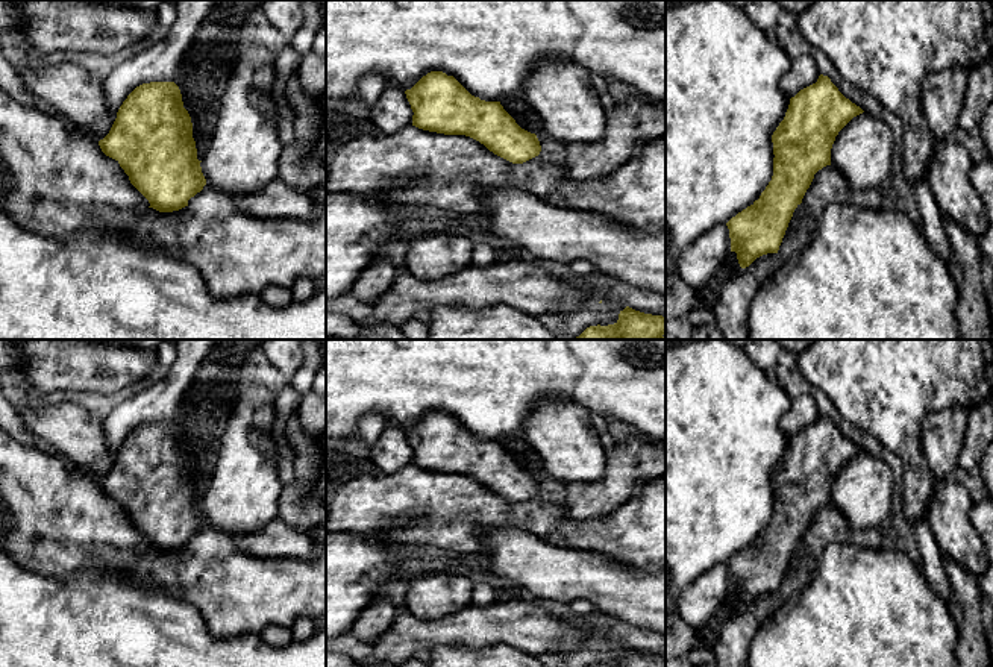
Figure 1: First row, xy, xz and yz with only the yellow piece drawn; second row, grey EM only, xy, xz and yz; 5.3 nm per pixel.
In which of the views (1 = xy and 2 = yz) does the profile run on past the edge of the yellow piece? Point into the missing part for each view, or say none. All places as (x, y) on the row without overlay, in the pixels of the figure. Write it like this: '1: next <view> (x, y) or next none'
1: next none
2: next none

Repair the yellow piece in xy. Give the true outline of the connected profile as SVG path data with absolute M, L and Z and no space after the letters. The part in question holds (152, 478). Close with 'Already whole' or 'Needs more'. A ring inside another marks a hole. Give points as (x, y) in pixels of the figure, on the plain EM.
M150 421L136 426L120 446L109 473L99 481L99 485L106 496L120 503L130 523L149 540L149 547L159 552L173 552L188 546L188 540L206 525L202 500L197 499L191 456L183 447L180 429L174 421Z. Already whole

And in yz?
M823 414L790 438L784 459L772 474L772 520L758 540L726 562L731 591L737 593L741 608L763 594L778 593L814 514L831 505L835 476L863 452Z. Already whole

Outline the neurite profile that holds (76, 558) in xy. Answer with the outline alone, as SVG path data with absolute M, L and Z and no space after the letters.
M0 427L0 547L6 549L24 568L42 576L67 581L82 568L105 570L96 561L96 546L144 546L149 540L130 523L118 500L106 496L99 482L74 468L67 468L61 459L24 446Z

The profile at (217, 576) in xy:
M208 525L179 550L96 546L94 556L118 579L194 603L211 634L226 638L261 634L270 625L291 628L300 617L317 620L326 614L326 528L318 526L311 534L323 544L314 558L258 558L244 553L230 537Z

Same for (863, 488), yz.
M863 452L835 476L831 503L855 531L878 529L891 515L894 476L881 458Z

